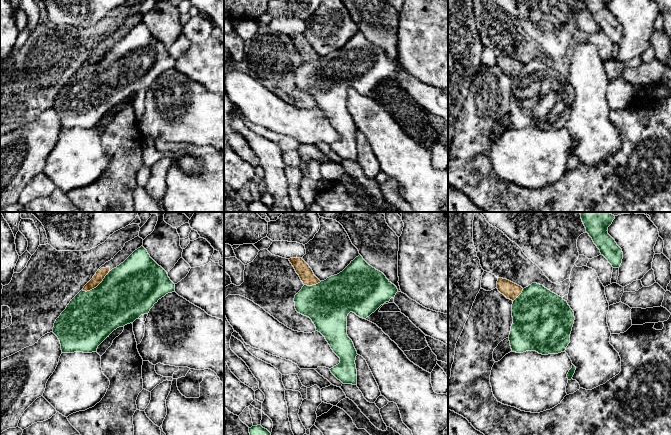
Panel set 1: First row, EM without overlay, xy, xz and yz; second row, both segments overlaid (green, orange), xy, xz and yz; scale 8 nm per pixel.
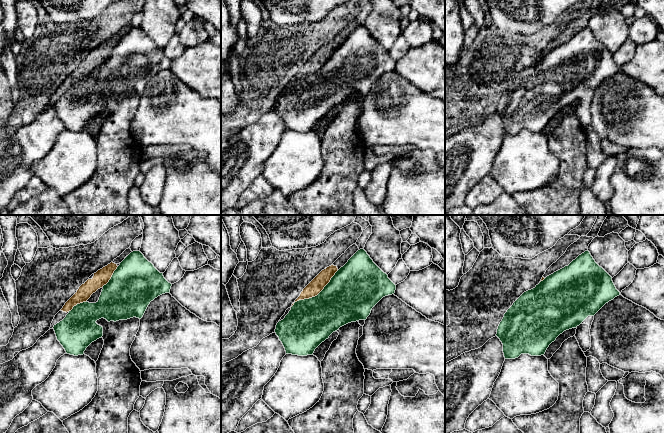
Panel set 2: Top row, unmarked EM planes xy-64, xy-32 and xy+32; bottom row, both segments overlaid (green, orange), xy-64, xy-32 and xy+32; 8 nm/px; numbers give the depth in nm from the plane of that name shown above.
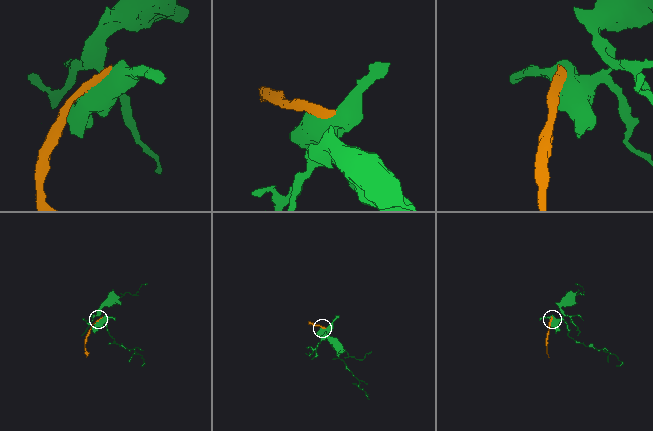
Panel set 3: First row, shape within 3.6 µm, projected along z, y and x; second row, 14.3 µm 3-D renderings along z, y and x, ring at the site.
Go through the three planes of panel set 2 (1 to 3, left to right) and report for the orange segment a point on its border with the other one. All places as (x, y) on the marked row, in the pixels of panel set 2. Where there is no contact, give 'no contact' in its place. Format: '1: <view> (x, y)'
1: xy-64 (111, 277)
2: xy-32 (315, 296)
3: xy+32 (543, 280)

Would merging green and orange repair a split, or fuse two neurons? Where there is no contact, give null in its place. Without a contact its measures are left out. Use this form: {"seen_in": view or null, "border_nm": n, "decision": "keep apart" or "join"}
{"seen_in": "xy", "border_nm": 260, "decision": "keep apart"}

